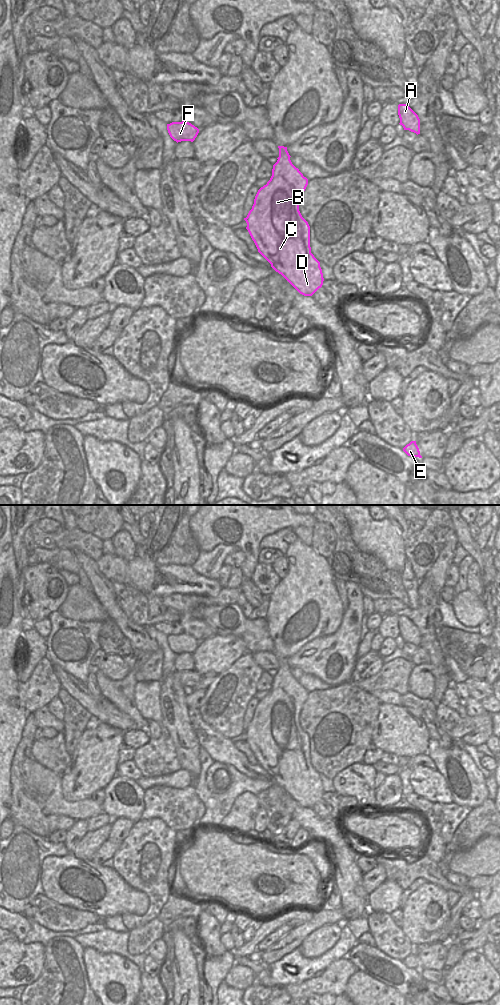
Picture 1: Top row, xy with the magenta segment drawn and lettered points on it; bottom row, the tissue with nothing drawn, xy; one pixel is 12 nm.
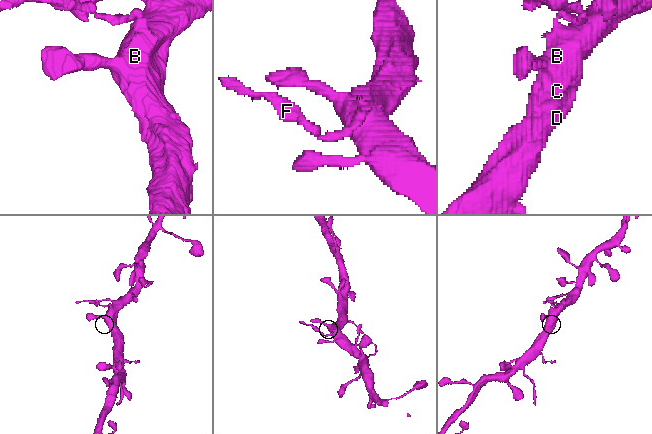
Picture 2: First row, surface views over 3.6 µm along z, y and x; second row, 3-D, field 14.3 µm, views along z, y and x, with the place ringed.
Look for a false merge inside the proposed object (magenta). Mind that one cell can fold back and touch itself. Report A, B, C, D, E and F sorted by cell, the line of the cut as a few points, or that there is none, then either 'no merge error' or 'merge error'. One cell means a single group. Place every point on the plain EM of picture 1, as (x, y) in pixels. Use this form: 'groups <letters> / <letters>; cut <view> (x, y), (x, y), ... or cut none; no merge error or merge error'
groups A B C D E / F; cut xy (284, 659), (279, 663); merge error

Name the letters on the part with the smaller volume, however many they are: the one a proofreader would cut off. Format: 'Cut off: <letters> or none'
Cut off: F

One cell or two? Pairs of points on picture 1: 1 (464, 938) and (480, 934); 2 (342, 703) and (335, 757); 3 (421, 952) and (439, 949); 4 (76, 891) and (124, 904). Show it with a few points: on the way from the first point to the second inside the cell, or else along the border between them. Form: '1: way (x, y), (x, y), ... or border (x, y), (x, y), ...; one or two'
1: way (468, 938), (476, 937); one
2: way (339, 716), (338, 739), (335, 744); one
3: way (425, 952), (435, 952); one
4: way (88, 891), (103, 891), (108, 895), (112, 895); one

